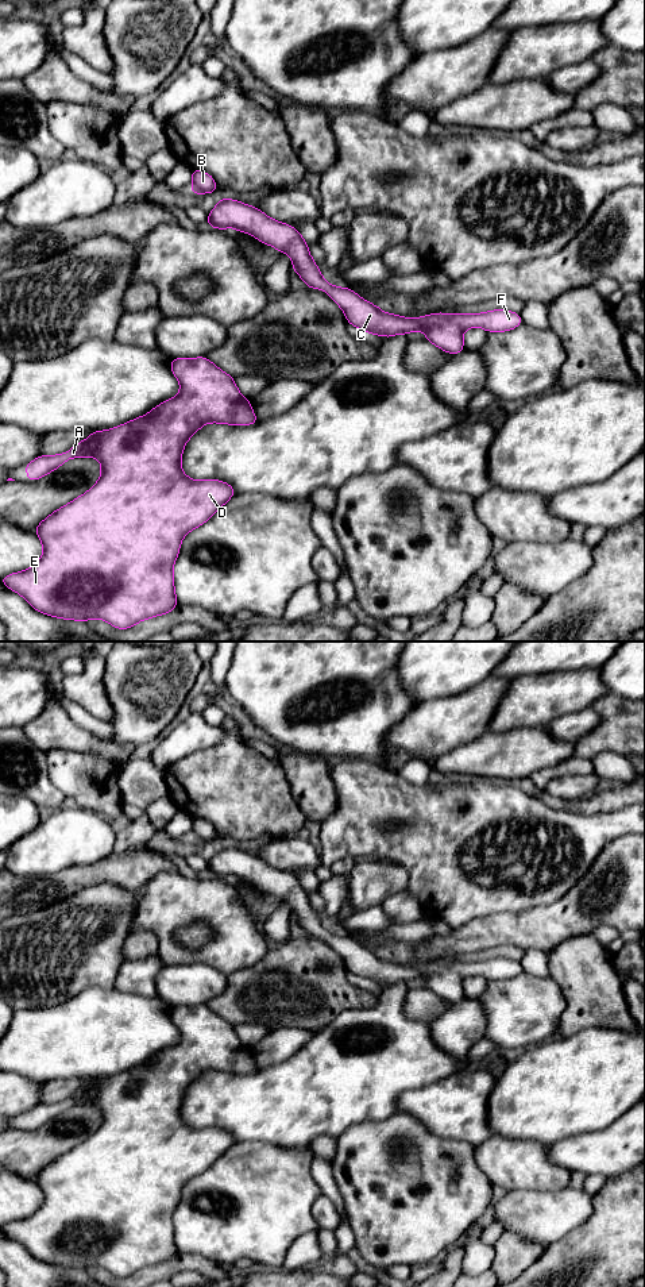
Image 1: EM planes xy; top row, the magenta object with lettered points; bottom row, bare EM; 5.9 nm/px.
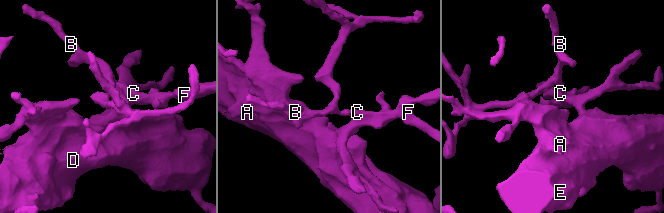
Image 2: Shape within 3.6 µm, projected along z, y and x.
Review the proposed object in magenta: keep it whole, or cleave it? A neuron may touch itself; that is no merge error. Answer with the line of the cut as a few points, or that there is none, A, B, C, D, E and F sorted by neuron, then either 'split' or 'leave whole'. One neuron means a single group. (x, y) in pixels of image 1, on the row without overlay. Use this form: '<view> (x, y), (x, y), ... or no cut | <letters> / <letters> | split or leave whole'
no cut | A B C D E F | leave whole

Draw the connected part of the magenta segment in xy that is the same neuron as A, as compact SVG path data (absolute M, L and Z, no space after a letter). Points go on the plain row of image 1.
M206 1005L171 1006L171 1021L179 1029L179 1043L161 1051L147 1063L105 1079L92 1079L72 1098L58 1103L40 1103L24 1113L26 1130L36 1129L73 1106L97 1106L100 1128L82 1144L54 1159L32 1179L43 1192L43 1203L27 1218L0 1228L19 1241L36 1260L47 1264L89 1269L101 1267L117 1278L128 1278L139 1269L166 1263L178 1255L173 1214L186 1182L206 1171L237 1140L219 1128L194 1129L181 1117L186 1090L205 1072L251 1074L260 1068L235 1033L235 1026L213 1013Z

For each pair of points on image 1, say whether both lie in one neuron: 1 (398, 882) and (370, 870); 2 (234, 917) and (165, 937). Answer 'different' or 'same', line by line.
1: same
2: same

